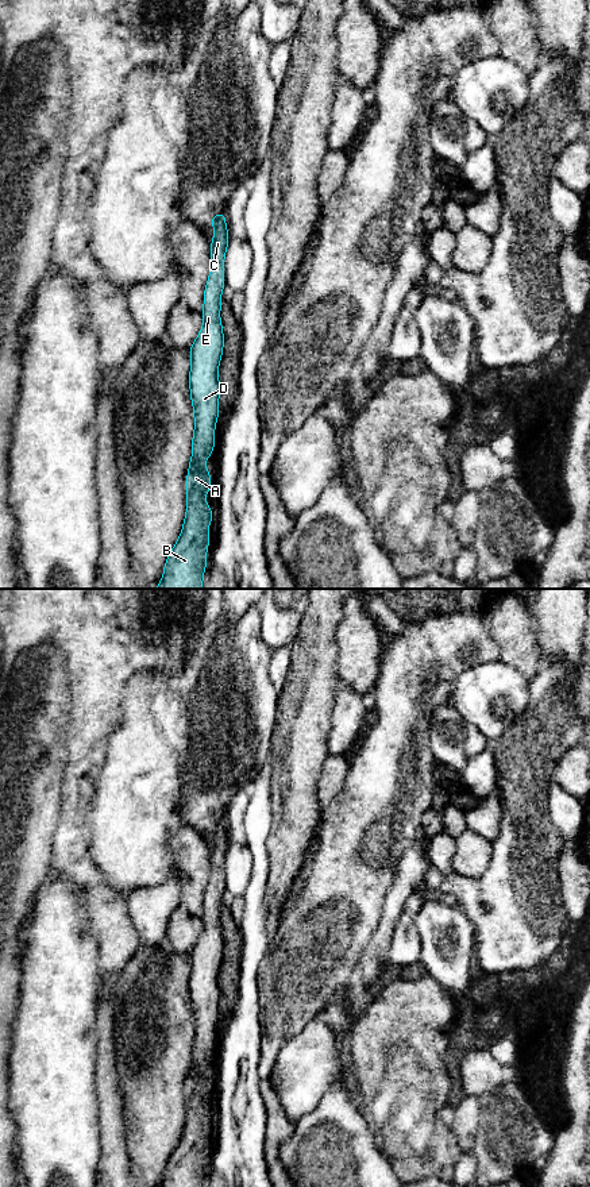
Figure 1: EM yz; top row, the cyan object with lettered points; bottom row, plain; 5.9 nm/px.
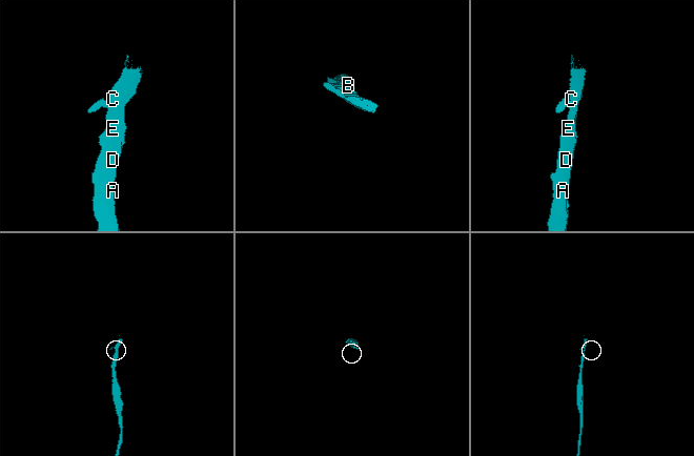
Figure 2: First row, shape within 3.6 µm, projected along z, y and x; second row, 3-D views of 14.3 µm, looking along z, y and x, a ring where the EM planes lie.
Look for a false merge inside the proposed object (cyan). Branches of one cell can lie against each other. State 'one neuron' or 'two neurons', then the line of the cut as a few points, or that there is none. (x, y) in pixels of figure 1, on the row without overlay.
one neuron; cut none

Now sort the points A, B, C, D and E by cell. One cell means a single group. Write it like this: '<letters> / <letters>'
A B C D E

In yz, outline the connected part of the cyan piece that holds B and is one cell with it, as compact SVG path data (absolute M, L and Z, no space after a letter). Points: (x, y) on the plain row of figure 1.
M219 817L211 824L215 833L211 853L211 875L204 895L203 933L189 959L190 1005L193 1009L194 1036L192 1064L186 1079L186 1118L181 1140L171 1153L159 1187L203 1187L207 1172L209 1128L213 1118L205 1106L211 1095L211 1078L205 1065L215 1053L215 1033L219 1022L219 970L223 960L224 939L220 924L224 889L224 863L228 851L225 820Z

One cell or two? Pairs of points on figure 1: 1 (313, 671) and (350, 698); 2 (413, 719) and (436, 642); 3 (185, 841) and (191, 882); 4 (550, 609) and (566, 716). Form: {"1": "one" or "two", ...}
{"1": "two", "2": "one", "3": "one", "4": "two"}

